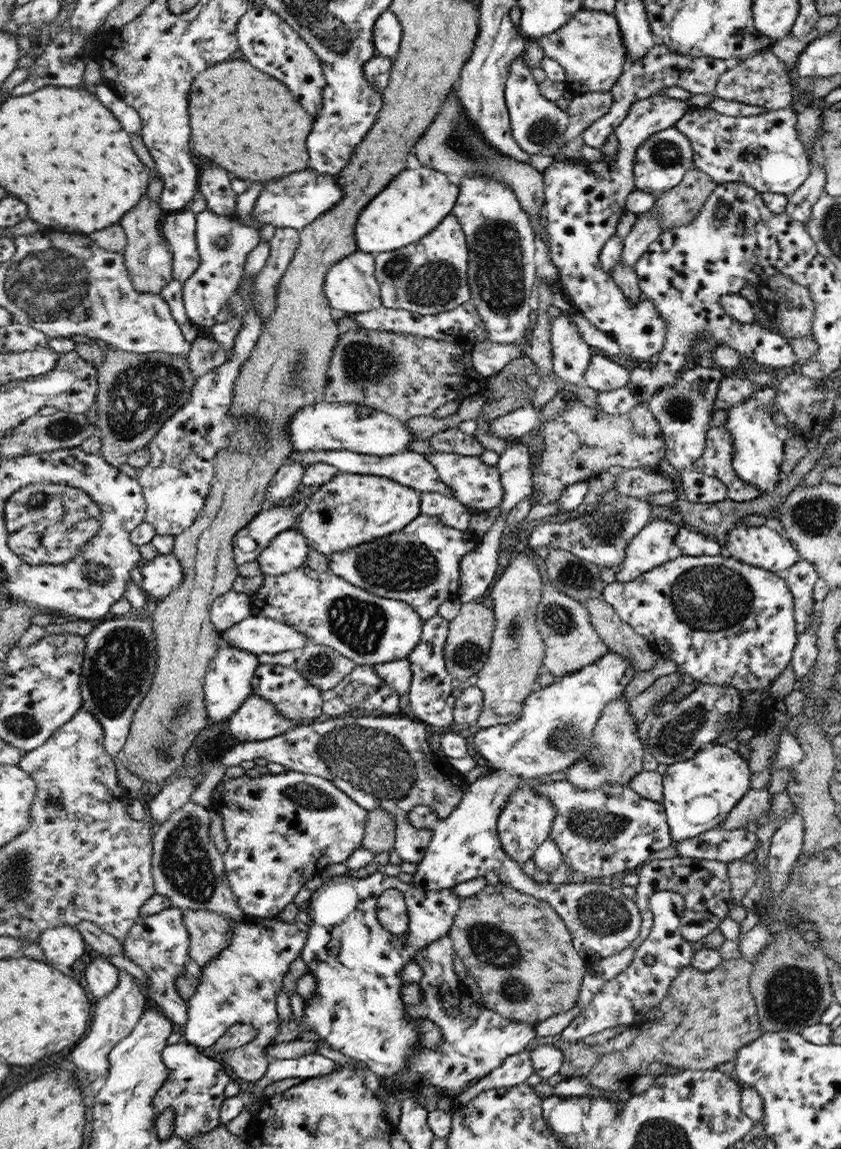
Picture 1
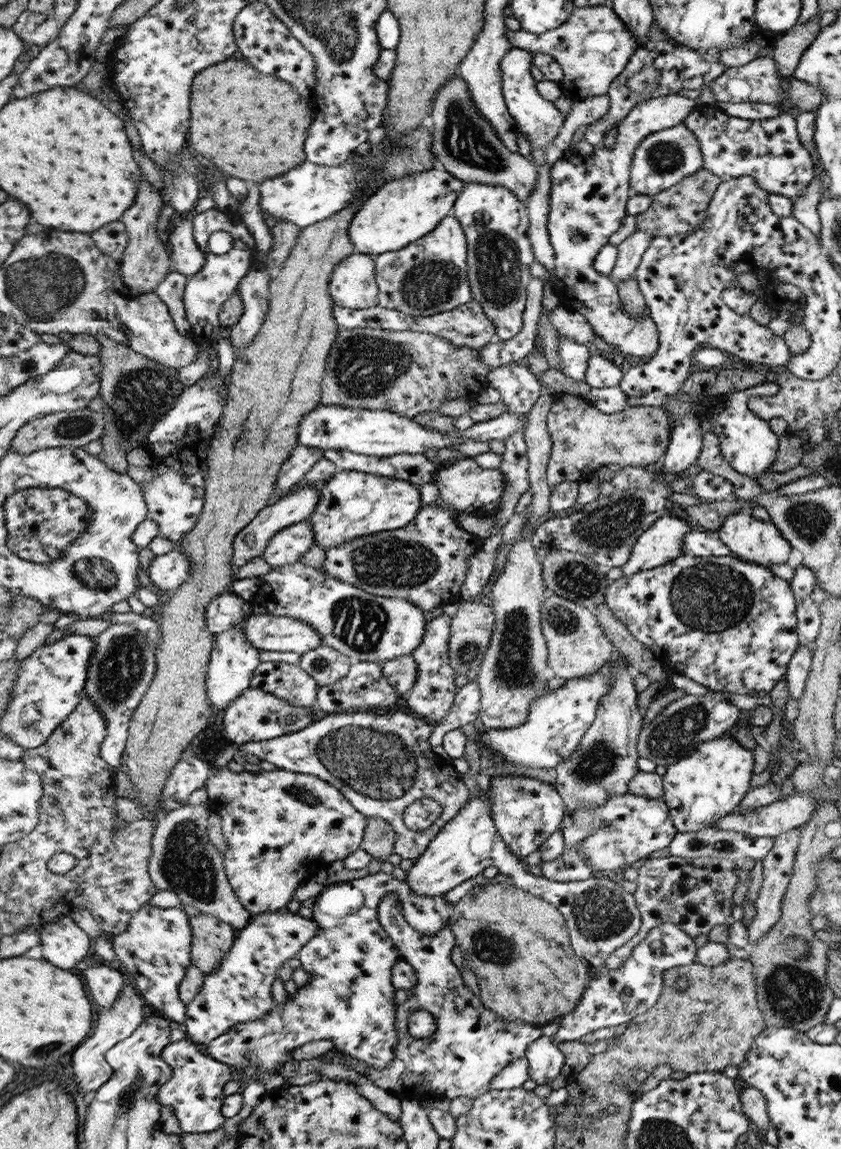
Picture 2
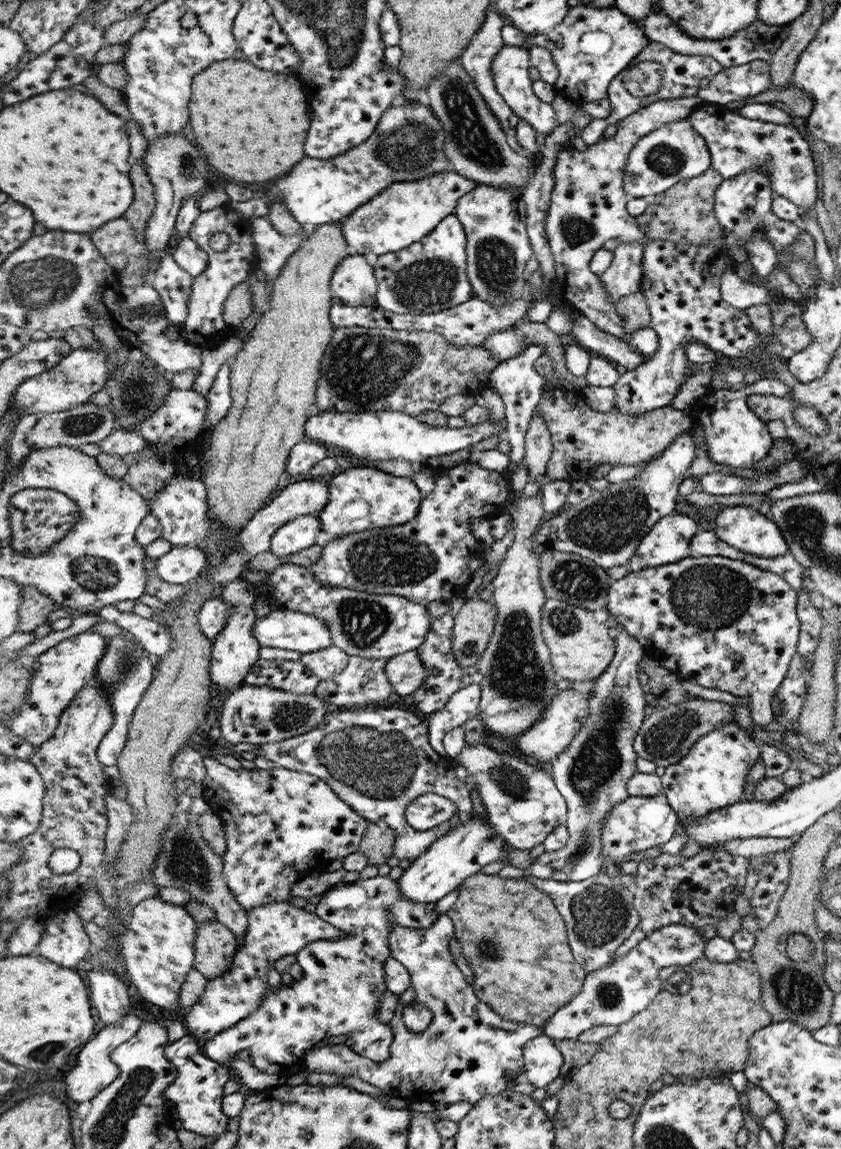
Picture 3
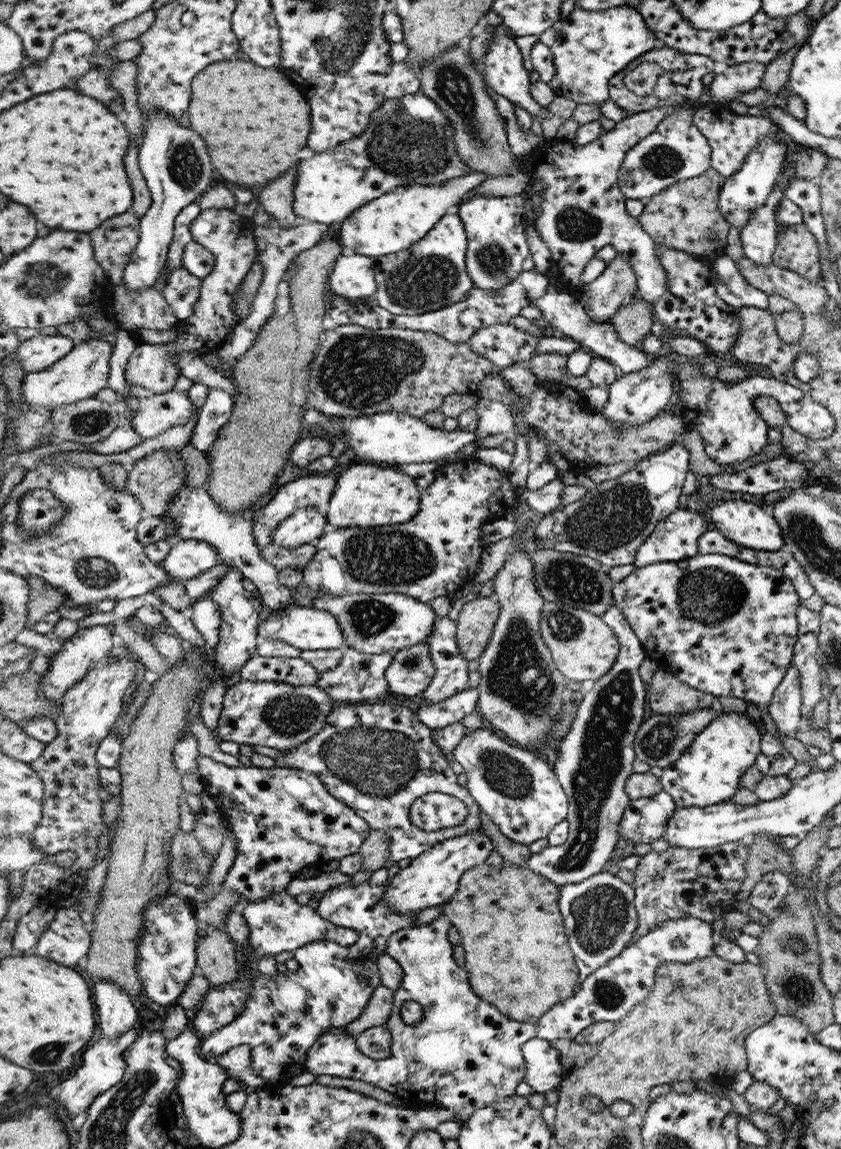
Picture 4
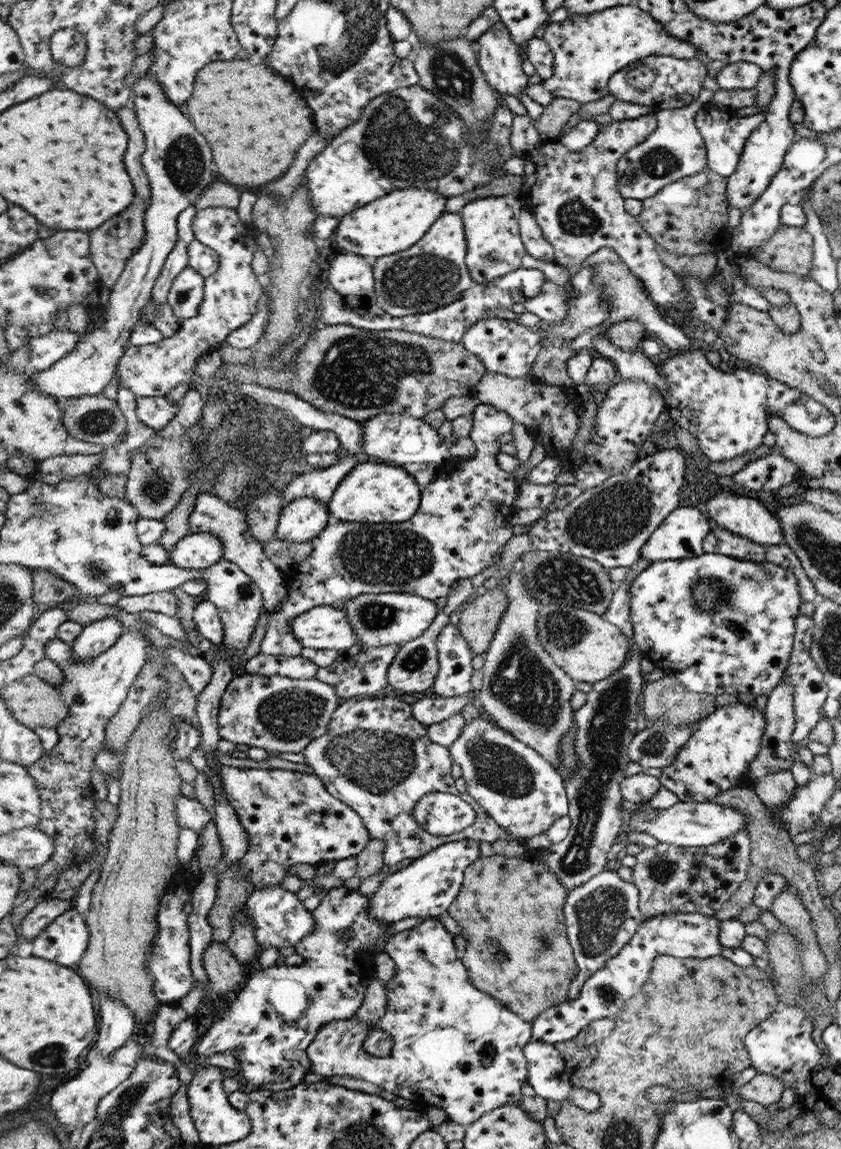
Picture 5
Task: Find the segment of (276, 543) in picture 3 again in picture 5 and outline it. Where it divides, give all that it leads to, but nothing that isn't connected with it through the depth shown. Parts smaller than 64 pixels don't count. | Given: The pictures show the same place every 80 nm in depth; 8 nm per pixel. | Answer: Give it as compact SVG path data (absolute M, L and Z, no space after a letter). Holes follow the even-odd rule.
M305 496L284 505L274 538L288 542L308 542L324 532L328 524L326 503Z

